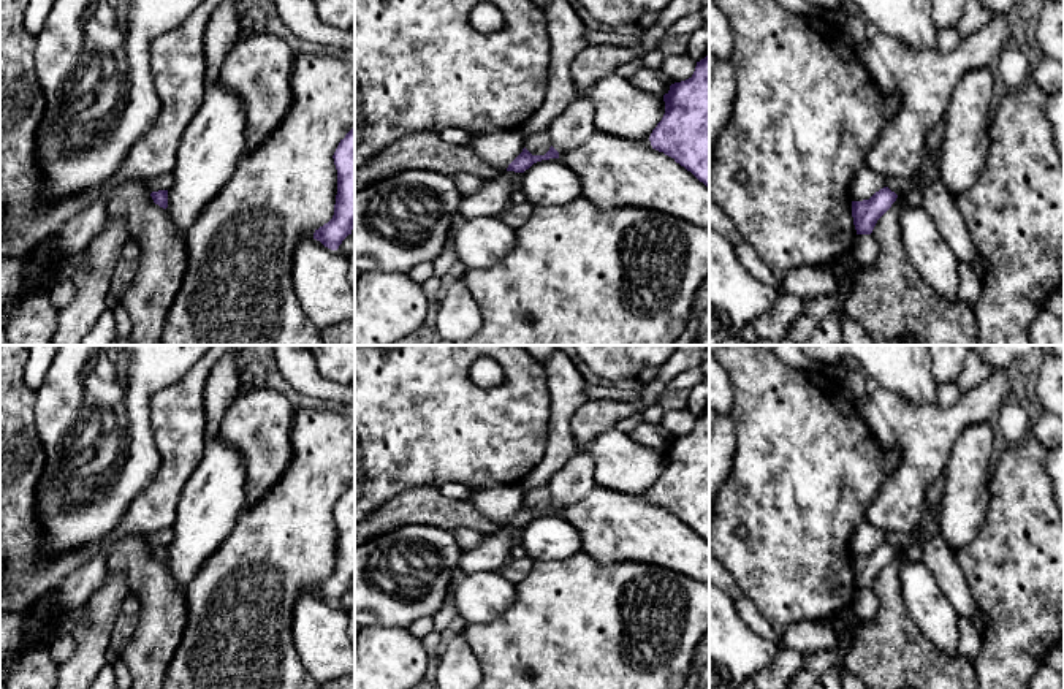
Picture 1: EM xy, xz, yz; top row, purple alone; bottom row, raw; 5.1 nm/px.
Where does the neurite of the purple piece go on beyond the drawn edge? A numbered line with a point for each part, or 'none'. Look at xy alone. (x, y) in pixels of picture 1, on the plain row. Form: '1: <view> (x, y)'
none

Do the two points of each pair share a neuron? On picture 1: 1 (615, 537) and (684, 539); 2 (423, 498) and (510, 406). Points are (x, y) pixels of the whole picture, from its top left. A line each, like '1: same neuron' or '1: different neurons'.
1: same neuron
2: different neurons

